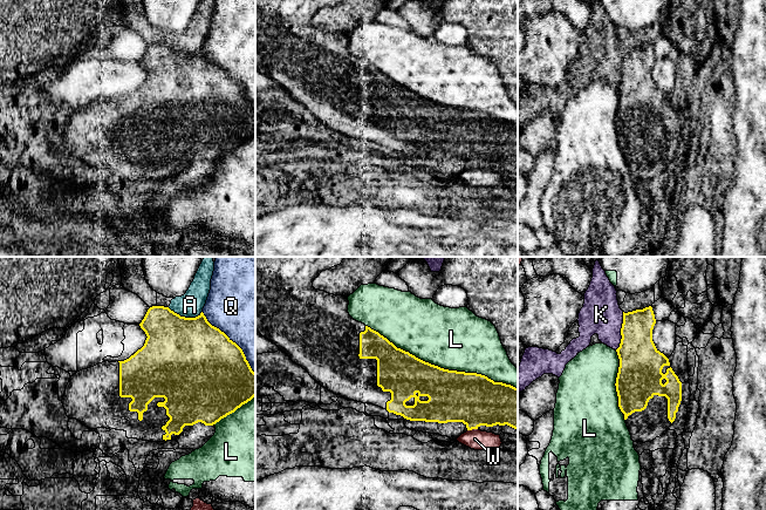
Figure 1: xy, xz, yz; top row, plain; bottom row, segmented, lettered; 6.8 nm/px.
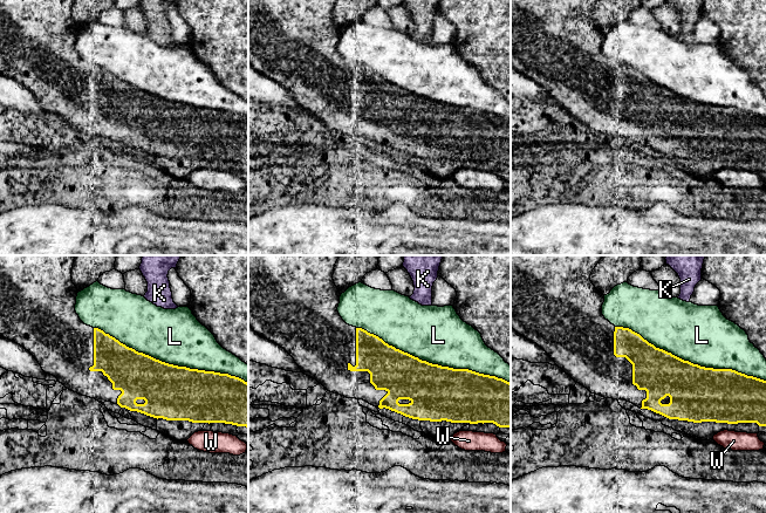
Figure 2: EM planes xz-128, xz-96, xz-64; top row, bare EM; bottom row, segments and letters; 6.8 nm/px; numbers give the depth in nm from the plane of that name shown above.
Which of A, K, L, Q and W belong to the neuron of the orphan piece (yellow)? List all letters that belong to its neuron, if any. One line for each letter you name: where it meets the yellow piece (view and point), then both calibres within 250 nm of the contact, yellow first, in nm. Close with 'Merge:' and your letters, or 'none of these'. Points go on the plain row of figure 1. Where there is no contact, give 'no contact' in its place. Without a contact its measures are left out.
Merge: none of these

